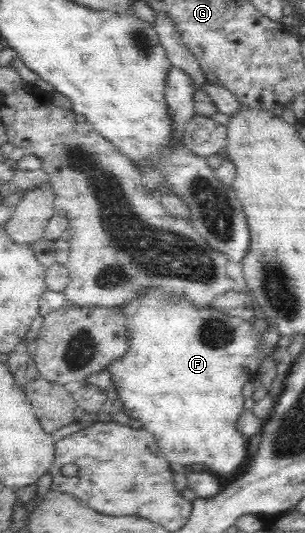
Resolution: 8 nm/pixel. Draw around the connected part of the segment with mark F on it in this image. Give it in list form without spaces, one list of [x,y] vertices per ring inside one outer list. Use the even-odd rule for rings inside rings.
[[[151,290],[143,293],[141,296],[135,297],[131,304],[122,306],[128,322],[128,337],[130,340],[129,350],[123,359],[116,360],[106,369],[113,377],[115,390],[118,393],[118,398],[124,402],[126,413],[131,419],[139,420],[143,424],[143,429],[149,431],[157,441],[159,447],[159,455],[168,460],[170,464],[181,464],[181,466],[191,466],[191,464],[199,464],[203,471],[207,471],[213,475],[217,474],[219,478],[236,478],[241,474],[243,466],[247,464],[251,458],[251,454],[247,448],[247,438],[245,438],[237,428],[238,418],[244,411],[243,402],[243,387],[247,382],[257,377],[259,362],[259,332],[253,328],[252,324],[243,320],[243,318],[235,316],[226,316],[217,310],[209,307],[207,309],[194,308],[187,302],[170,302],[161,290]]]

